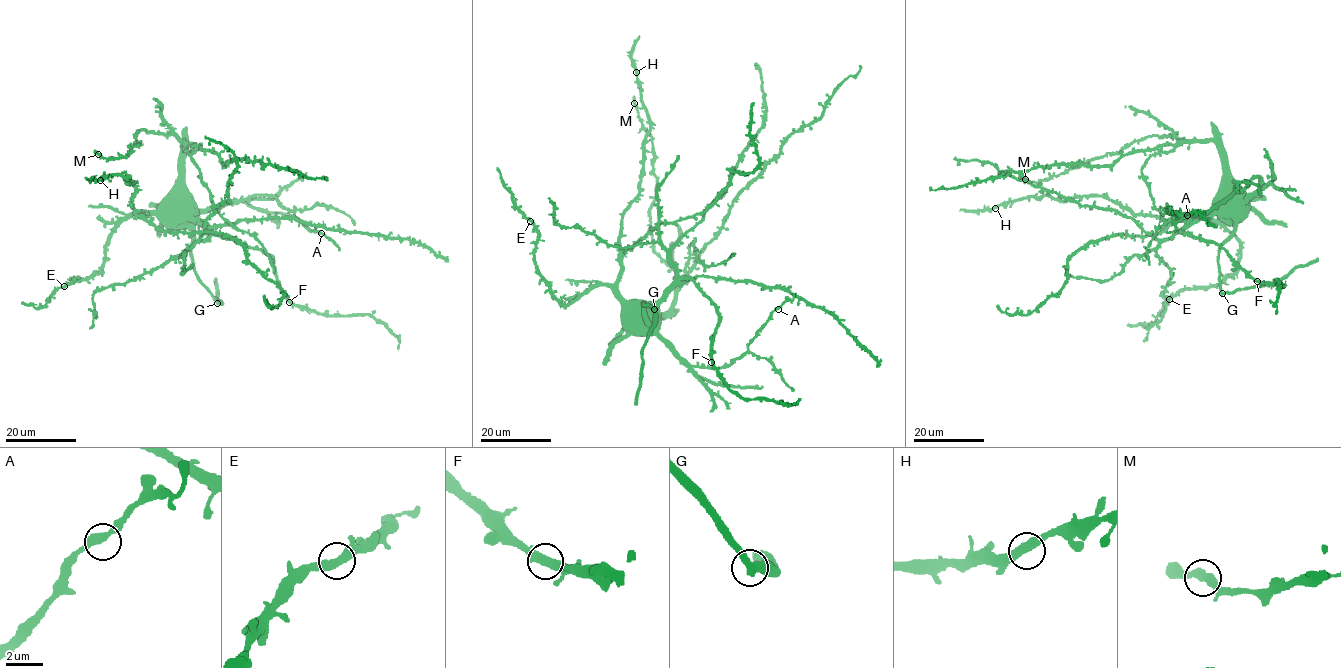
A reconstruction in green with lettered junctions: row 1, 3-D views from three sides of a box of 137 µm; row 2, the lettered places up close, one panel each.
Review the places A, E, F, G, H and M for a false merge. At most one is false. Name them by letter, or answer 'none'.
G

